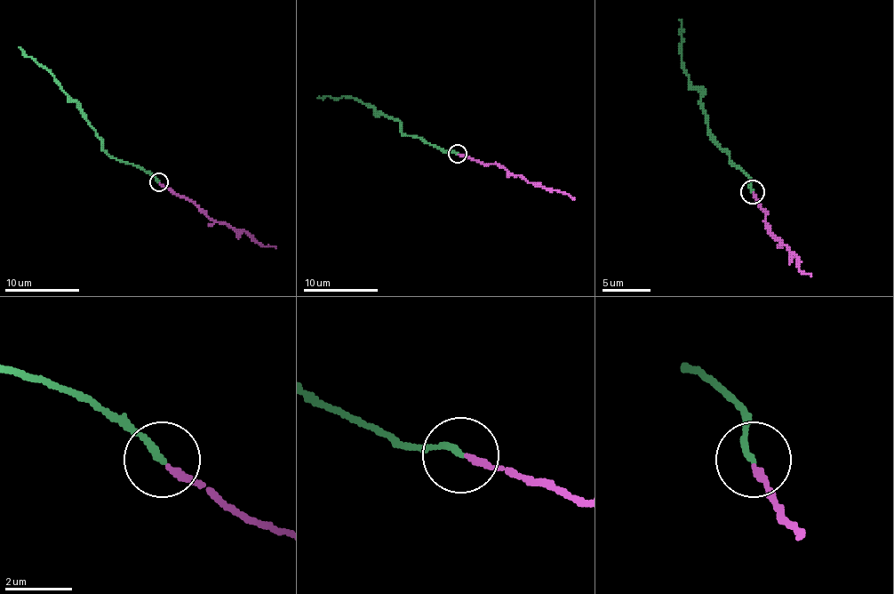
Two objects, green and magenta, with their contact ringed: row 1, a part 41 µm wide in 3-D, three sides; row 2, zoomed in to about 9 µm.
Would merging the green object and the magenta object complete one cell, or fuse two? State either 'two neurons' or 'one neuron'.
one neuron

